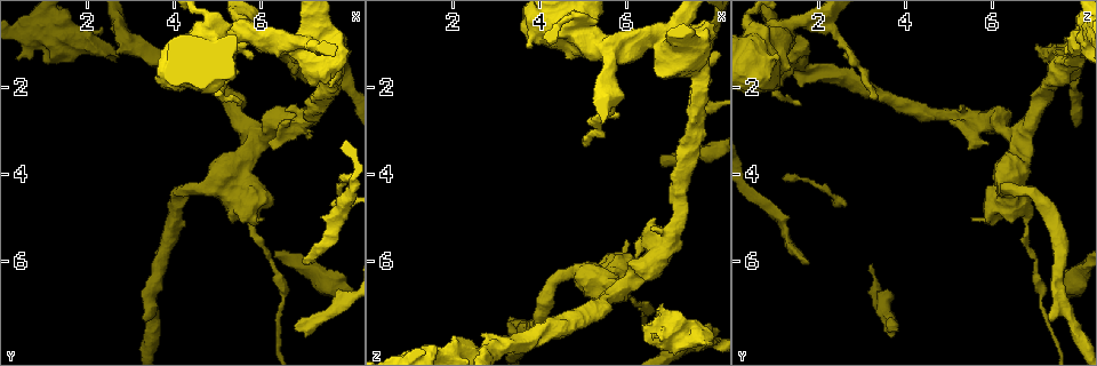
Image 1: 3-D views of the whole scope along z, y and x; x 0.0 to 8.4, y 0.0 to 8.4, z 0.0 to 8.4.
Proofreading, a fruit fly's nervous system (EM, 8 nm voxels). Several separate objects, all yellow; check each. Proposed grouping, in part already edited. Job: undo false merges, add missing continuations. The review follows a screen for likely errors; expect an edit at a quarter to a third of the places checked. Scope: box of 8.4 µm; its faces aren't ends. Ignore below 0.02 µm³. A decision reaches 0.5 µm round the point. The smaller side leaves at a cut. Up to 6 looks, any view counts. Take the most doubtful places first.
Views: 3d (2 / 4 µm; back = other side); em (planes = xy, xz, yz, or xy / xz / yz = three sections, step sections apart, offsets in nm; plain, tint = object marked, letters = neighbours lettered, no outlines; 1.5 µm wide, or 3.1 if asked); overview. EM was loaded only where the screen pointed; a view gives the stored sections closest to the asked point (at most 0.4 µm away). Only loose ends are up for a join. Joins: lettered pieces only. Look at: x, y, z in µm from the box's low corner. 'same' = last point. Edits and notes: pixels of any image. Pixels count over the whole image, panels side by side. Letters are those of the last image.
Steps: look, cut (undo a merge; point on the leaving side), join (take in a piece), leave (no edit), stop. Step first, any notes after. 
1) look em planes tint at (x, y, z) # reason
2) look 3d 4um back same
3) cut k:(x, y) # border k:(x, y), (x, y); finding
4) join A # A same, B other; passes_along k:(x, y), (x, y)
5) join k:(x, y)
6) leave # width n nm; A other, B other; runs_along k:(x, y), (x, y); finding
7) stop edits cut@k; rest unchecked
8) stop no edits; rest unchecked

look 3d 2um at (6.95, 5.95, 1.70) # end of a long branch

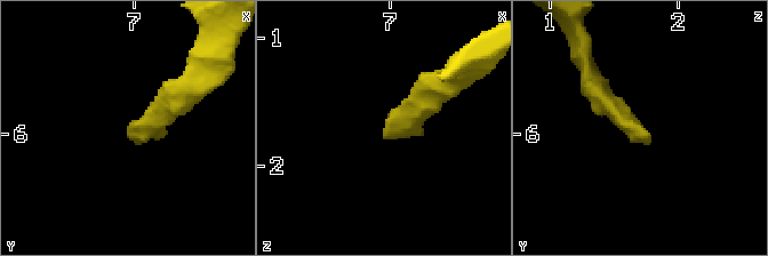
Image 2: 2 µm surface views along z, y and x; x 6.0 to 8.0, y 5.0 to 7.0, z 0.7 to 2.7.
look em xy step 8 tint at (6.92, 5.96, 1.74) # need the tissue

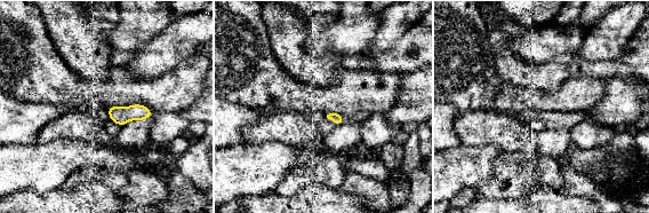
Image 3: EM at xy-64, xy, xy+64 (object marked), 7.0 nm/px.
look em planes letters same # another direction

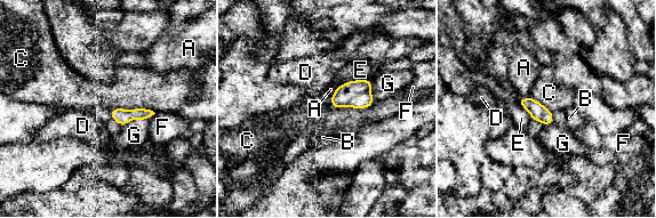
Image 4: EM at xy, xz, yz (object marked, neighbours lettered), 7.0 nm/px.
join B # longest_contact C 320 nm; A other, B same, C other, D other, E other, F other, G other; passes_along 4:(538, 112), (552, 118), (569, 118); the neuron continues

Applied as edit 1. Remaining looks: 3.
look overview # see it whole again

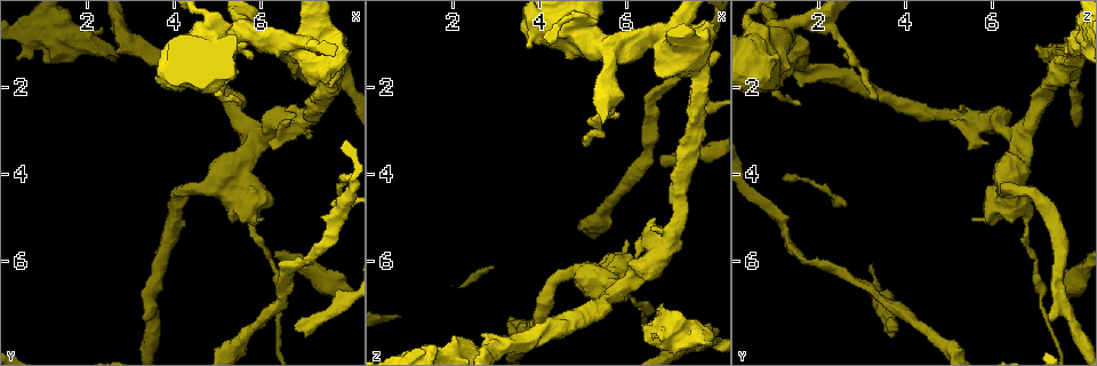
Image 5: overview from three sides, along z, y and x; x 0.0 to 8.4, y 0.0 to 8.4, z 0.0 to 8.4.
look em planes plain at (7.00, 2.80, 5.50) # three-way junction

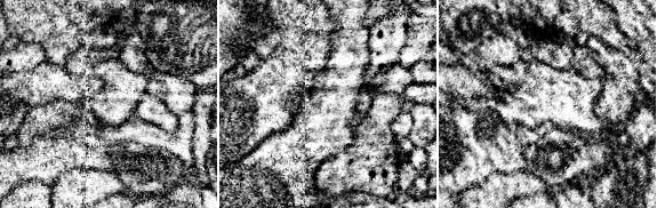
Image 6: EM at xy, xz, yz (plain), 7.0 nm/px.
look em planes letters same

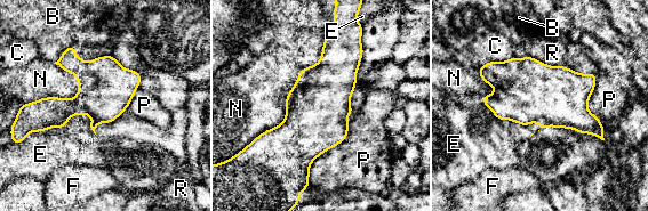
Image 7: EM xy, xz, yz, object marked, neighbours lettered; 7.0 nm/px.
leave # width 440 nm; B other, C other, E other, F other, N other, P other, R other; border 7:(325, 39), (253, 140); all the same neuron

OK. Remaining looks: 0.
stop edits join@4; rest unchecked

